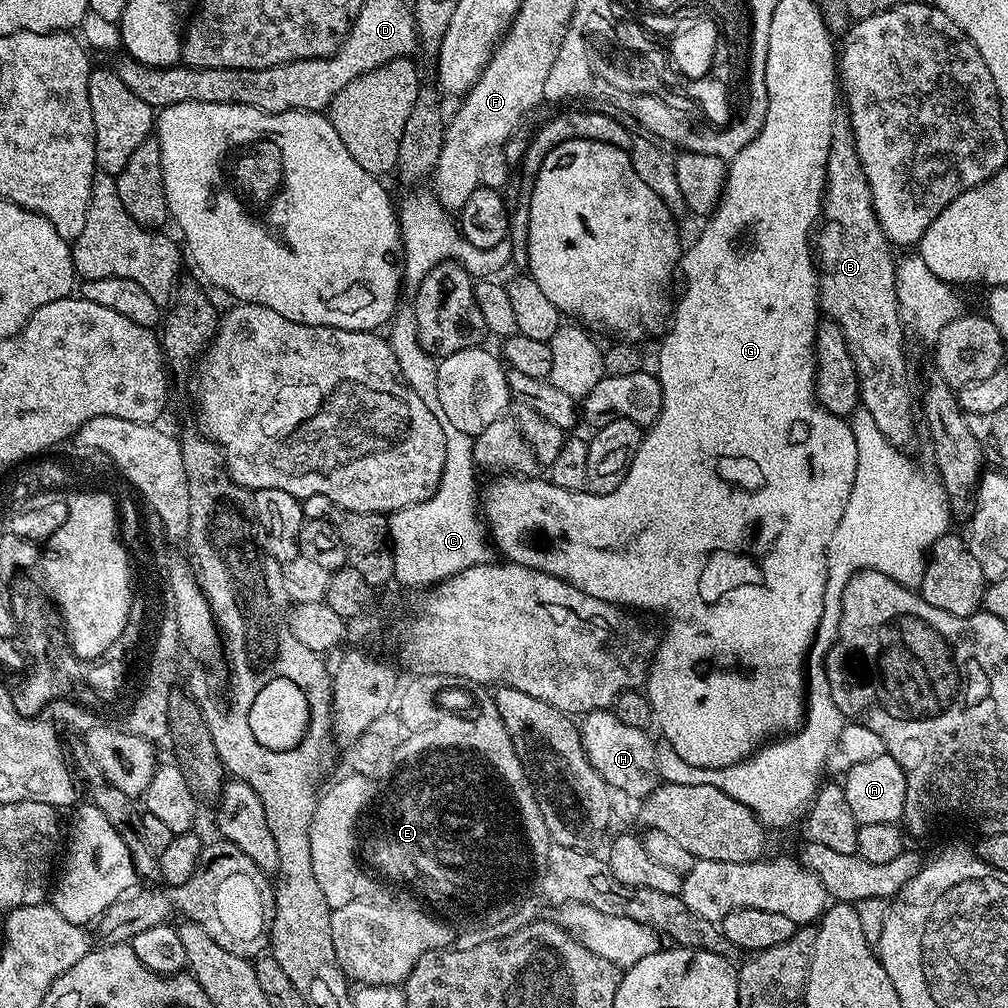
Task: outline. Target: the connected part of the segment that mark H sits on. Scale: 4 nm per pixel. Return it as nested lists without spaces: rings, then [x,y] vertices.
[[[612,710],[585,712],[578,727],[586,758],[594,766],[594,770],[602,774],[609,789],[621,788],[628,796],[643,798],[650,795],[657,784],[661,783],[656,761],[658,748],[657,745],[652,745],[649,733],[645,729],[626,726],[626,722],[621,722]]]

